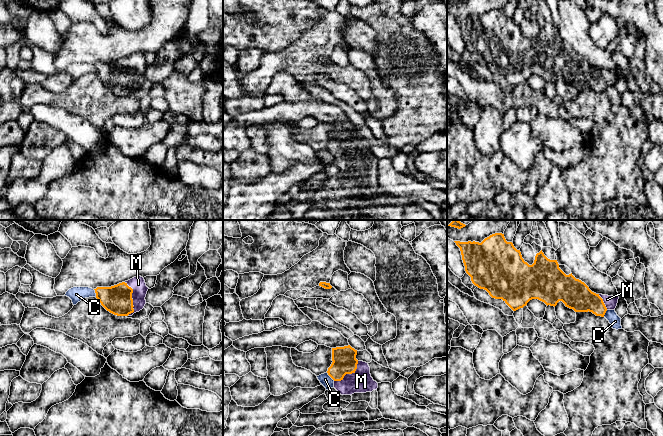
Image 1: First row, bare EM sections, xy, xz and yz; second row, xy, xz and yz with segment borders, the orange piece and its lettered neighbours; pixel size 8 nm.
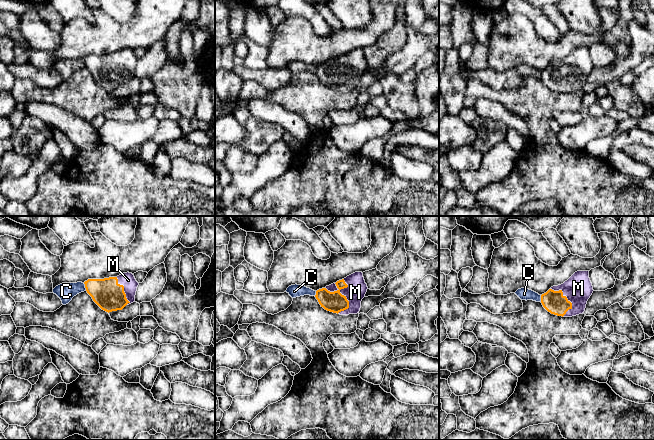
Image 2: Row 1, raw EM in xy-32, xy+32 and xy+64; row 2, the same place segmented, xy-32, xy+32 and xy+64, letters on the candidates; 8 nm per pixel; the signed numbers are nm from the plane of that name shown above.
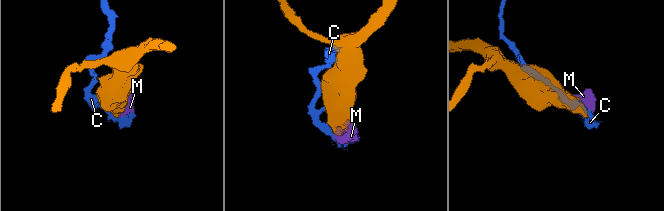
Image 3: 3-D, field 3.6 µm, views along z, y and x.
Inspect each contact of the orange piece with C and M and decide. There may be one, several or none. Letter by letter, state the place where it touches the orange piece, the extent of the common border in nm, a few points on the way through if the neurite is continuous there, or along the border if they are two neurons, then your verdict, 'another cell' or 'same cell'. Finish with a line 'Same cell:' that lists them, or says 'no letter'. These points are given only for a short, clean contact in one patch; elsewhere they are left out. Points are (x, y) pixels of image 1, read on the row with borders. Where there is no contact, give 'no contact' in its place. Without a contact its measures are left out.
C: meets orange in xz at (330, 376); contact 90 nm long; another cell
M: meets orange in xy at (132, 299); contact 280 nm long; same cell
Same cell: M

